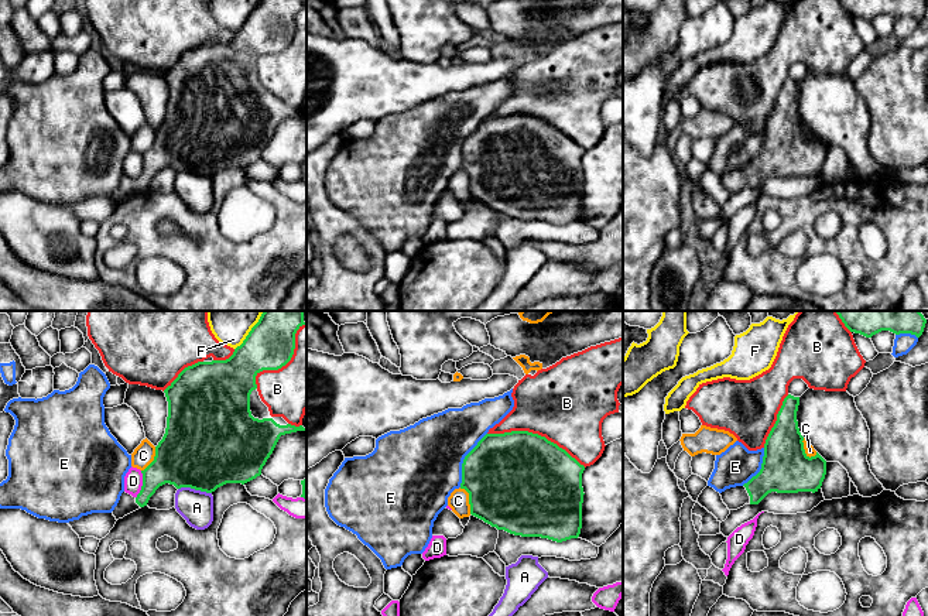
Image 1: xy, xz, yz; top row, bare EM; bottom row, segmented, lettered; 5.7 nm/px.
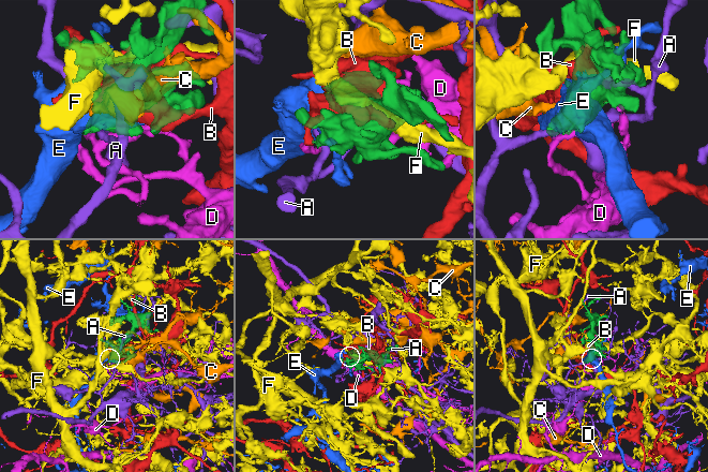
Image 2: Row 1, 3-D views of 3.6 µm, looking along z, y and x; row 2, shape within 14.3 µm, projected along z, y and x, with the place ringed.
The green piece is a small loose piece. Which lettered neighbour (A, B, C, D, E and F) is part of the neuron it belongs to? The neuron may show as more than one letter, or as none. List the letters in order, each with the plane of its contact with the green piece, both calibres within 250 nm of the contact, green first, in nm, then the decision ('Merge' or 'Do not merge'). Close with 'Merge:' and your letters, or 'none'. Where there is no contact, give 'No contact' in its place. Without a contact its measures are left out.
A: Touches green in xy. Thickness 480 nm (green) against 190 nm. Do not merge
B: Touches green in xz. Thickness 500 nm (green) against 460 nm. Do not merge
C: Touches green in xz. Thickness 500 nm (green) against 120 nm. Do not merge
D: Touches green in xy. Thickness 280 nm (green) against 110 nm. Do not merge
E: Touches green in xz. Thickness 460 nm (green) against 460 nm. Do not merge
F: Touches green in xy. Thickness 280 nm (green) against 280 nm. Do not merge
Merge: none

